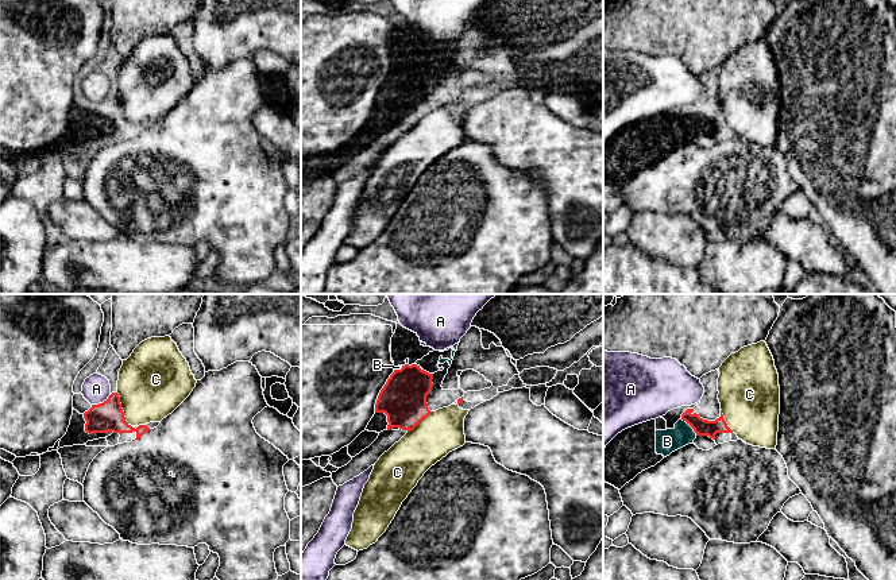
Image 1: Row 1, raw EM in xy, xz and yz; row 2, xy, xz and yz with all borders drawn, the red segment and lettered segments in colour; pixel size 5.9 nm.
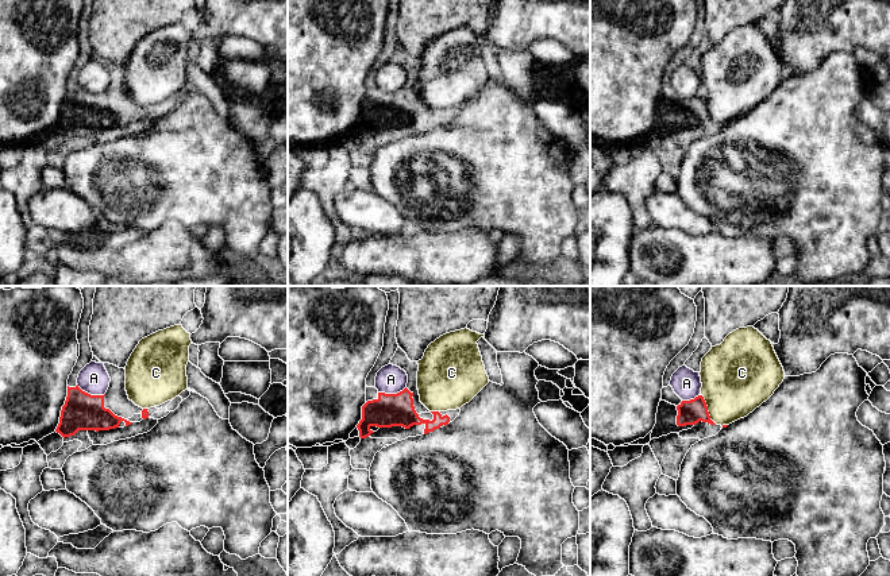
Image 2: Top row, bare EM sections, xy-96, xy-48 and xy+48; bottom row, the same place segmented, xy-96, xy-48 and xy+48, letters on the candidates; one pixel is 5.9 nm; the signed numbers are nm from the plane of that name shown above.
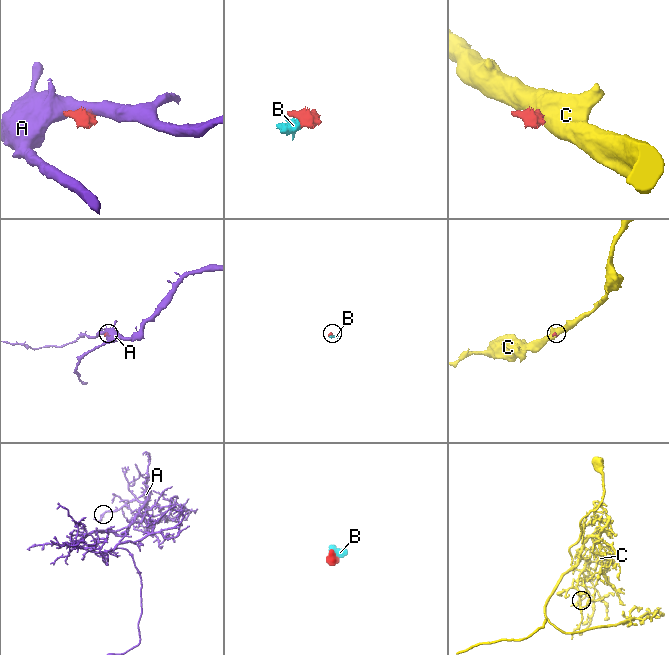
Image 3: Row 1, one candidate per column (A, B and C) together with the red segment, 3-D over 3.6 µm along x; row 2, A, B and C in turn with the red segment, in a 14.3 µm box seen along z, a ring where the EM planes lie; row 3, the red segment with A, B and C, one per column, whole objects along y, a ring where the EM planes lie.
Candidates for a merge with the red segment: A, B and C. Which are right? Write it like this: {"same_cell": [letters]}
{"same_cell": ["B"]}

